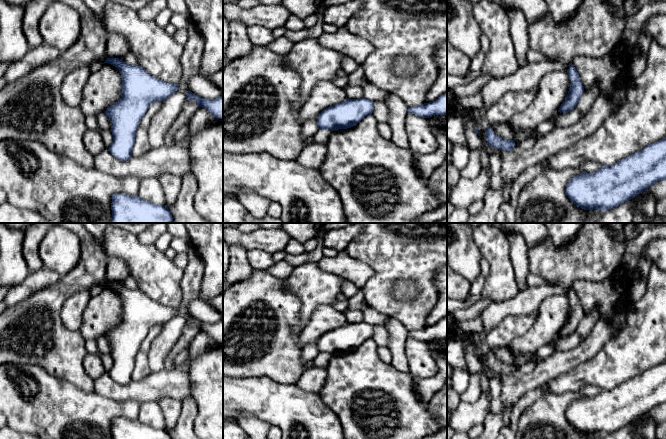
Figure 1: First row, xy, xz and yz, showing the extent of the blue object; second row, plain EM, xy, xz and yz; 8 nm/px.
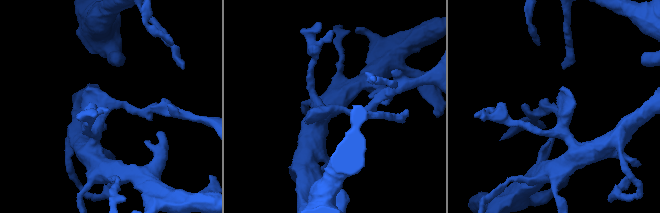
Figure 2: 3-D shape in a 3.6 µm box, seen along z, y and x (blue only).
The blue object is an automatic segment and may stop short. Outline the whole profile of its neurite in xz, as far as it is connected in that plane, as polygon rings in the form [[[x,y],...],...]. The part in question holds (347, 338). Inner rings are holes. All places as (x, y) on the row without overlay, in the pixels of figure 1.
[[[365,322],[349,323],[324,333],[317,341],[320,353],[347,353],[355,350],[365,340],[371,339],[374,326]]]

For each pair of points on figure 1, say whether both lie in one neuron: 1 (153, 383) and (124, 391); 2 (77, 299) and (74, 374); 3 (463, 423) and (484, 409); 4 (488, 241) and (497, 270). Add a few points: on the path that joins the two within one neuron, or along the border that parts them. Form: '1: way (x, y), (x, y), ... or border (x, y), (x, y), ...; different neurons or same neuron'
1: way (146, 389), (131, 391); same neuron
2: border (60, 313), (62, 323), (67, 328), (78, 331); different neurons
3: way (468, 418), (479, 410); same neuron
4: way (495, 248), (497, 263); same neuron

